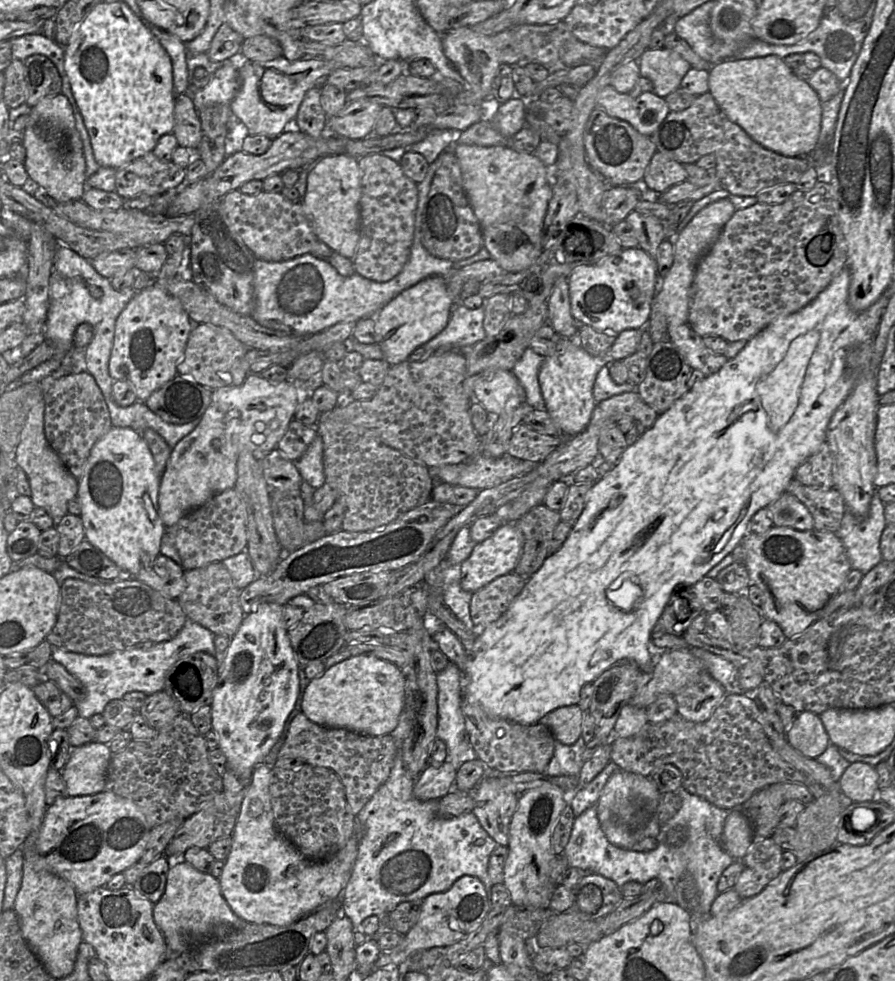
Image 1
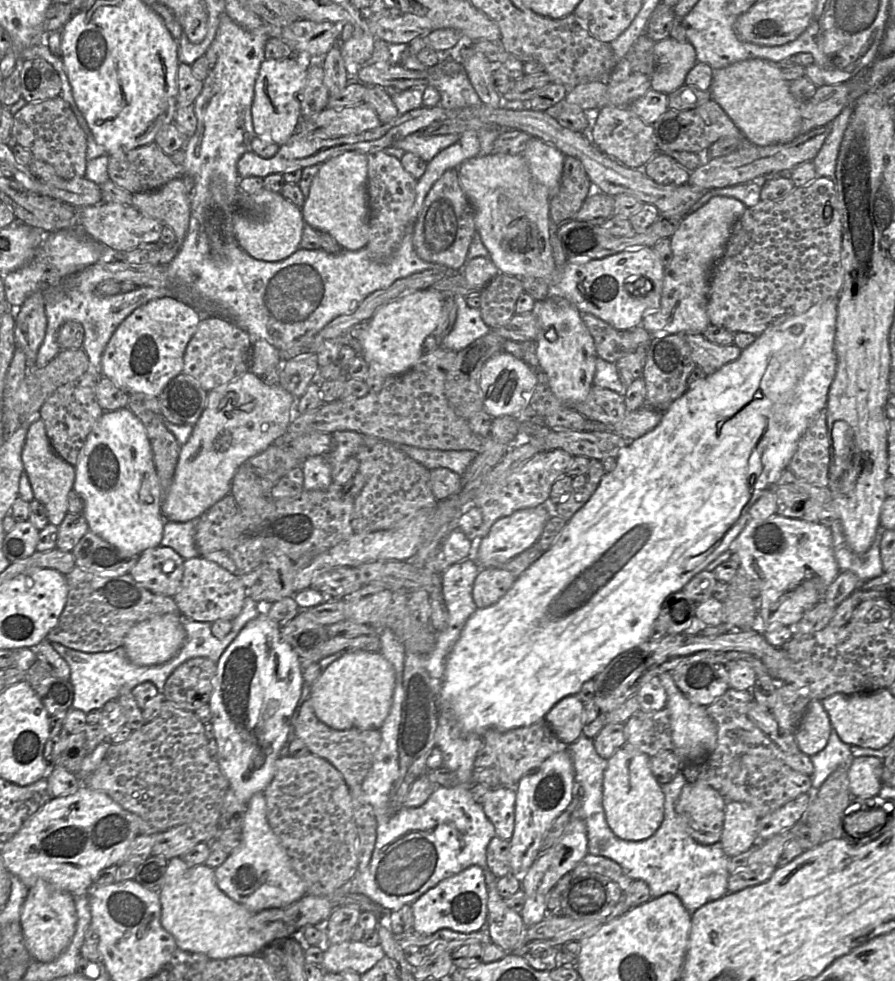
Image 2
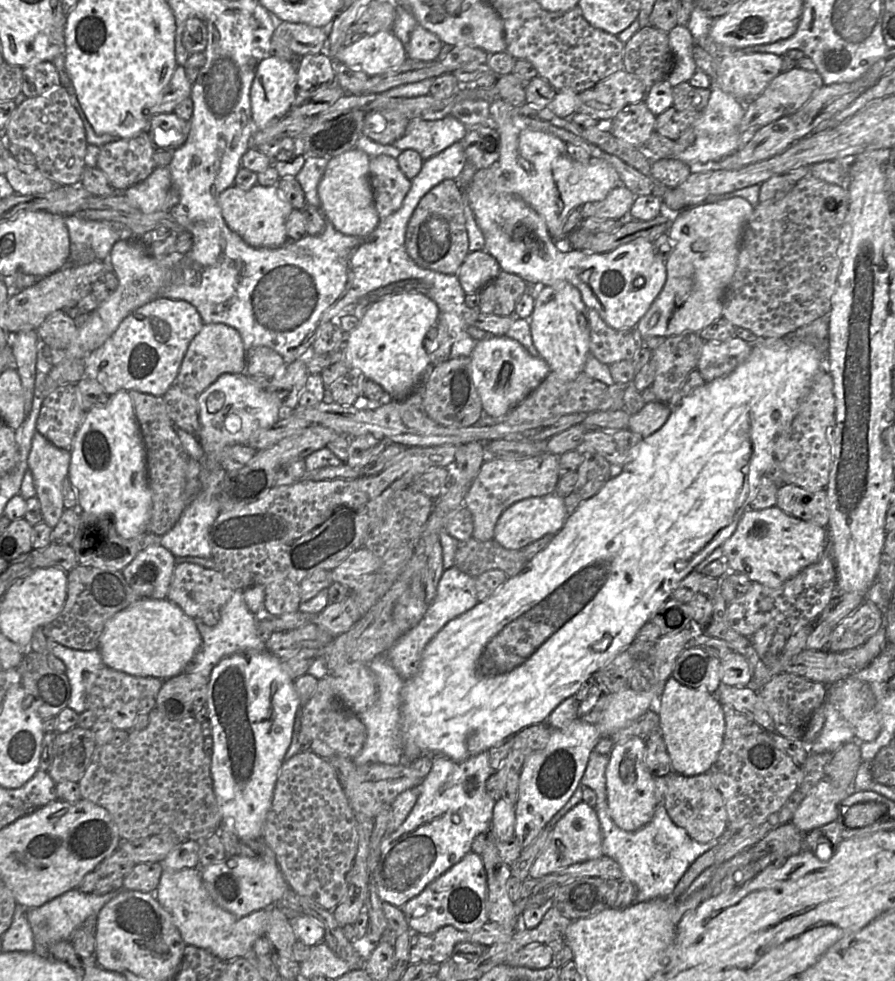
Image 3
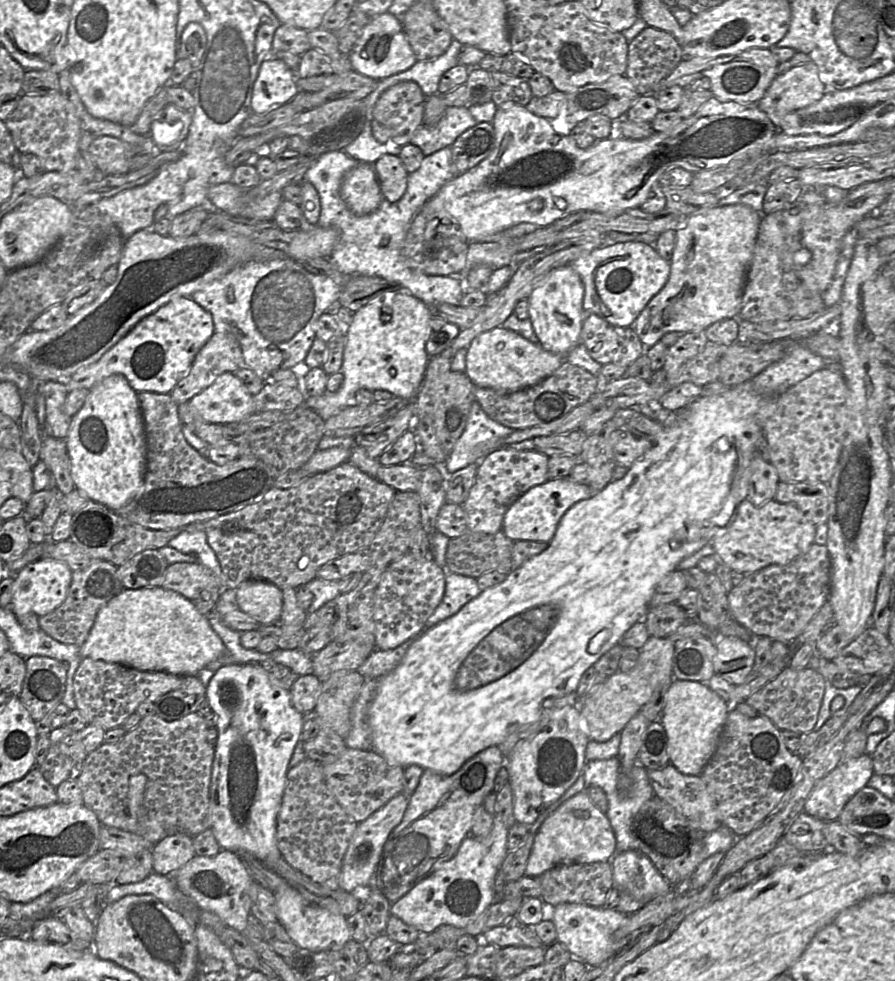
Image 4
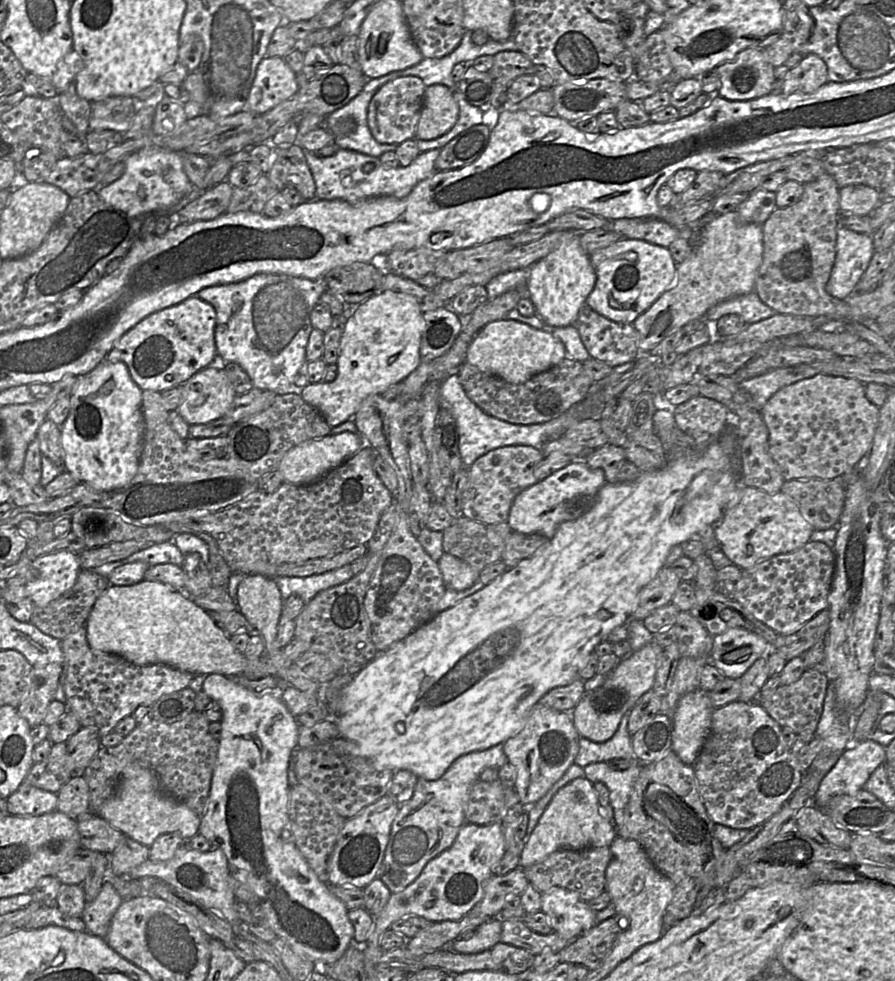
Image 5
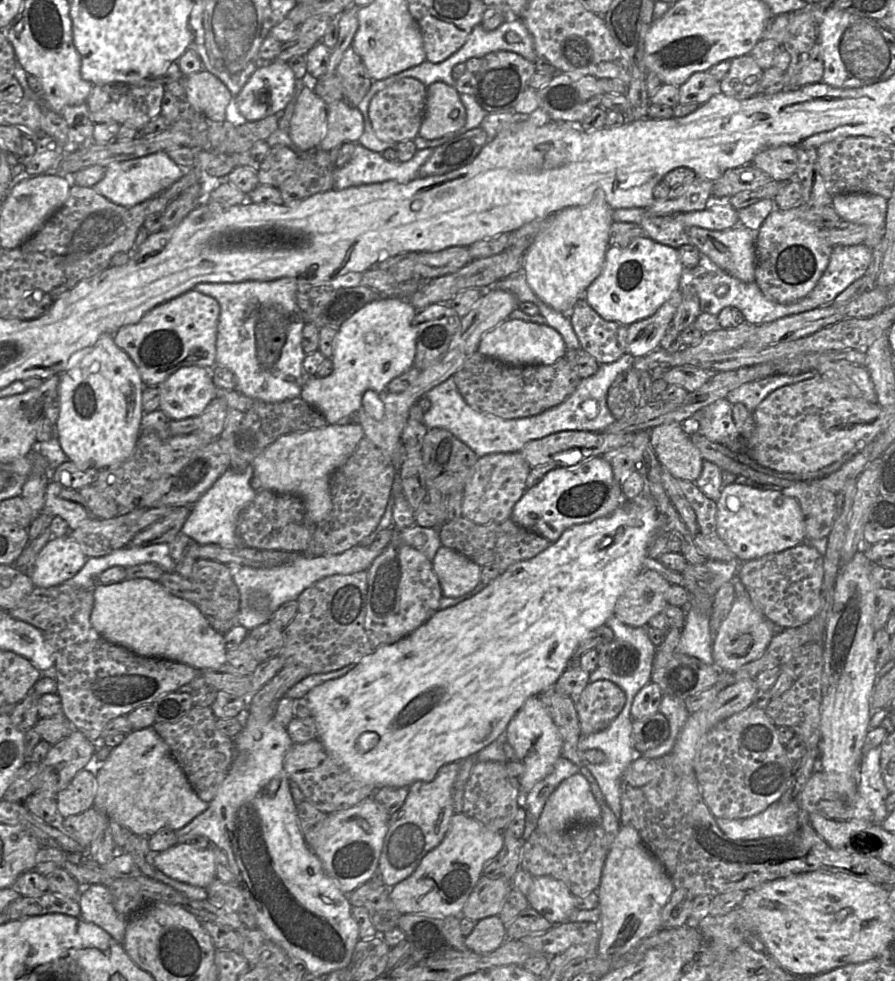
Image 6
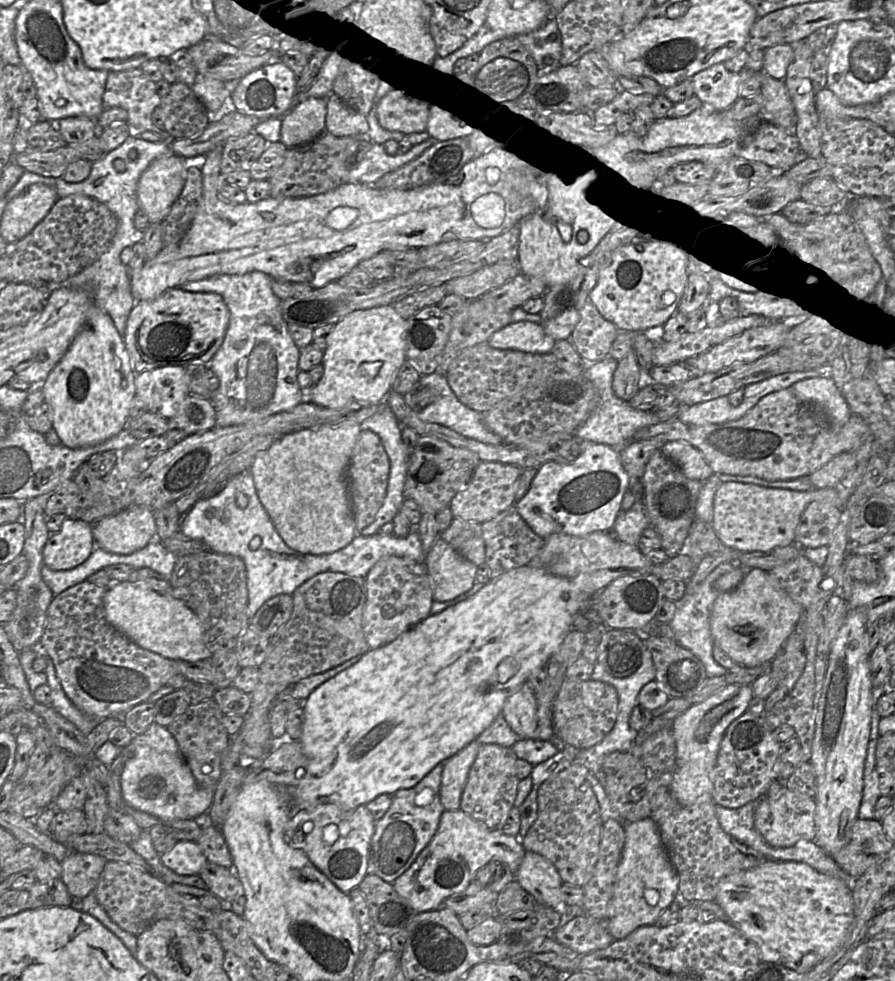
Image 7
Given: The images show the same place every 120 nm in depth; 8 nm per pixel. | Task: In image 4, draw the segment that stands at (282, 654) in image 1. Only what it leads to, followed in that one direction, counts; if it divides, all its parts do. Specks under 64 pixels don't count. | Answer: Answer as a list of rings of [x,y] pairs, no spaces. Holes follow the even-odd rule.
[[[256,663],[248,664],[231,664],[223,666],[215,672],[206,689],[206,698],[209,701],[212,711],[217,715],[218,740],[215,746],[215,754],[212,765],[212,774],[209,791],[210,814],[211,814],[211,830],[220,845],[221,849],[231,851],[233,853],[249,853],[259,861],[275,868],[276,862],[282,858],[282,855],[276,843],[276,818],[282,801],[284,788],[286,785],[286,776],[289,768],[289,761],[300,739],[302,730],[303,714],[299,712],[292,703],[290,690],[285,690],[274,685],[269,677],[267,670]]]

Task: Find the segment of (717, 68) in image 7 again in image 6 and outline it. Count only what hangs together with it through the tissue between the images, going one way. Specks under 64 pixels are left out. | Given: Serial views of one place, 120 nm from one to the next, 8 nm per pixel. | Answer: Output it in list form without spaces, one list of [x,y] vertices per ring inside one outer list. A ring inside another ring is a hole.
[[[708,71],[696,72],[679,87],[679,104],[702,105],[719,93],[721,93],[719,81]]]

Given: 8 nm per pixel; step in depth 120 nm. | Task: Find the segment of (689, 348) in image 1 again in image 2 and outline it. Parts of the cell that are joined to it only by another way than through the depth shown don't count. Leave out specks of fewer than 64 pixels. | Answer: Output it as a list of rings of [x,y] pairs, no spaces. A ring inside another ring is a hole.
[[[700,333],[681,334],[684,335],[690,347],[695,365],[701,368],[706,375],[716,372],[724,365],[737,359],[742,351],[734,344],[720,346],[711,343]]]

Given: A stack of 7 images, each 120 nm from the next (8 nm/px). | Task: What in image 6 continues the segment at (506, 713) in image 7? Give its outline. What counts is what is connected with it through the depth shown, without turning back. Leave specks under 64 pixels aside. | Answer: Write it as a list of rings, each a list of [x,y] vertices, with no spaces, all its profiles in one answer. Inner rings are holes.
[[[537,696],[527,698],[511,719],[504,731],[504,741],[511,745],[518,761],[524,766],[524,775],[519,788],[524,793],[528,793],[536,783],[553,771],[557,760],[562,756],[564,745],[557,726]]]

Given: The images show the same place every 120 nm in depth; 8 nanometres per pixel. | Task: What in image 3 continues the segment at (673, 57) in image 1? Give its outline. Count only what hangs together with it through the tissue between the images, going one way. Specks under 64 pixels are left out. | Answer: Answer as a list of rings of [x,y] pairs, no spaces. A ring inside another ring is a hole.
[[[676,25],[668,32],[669,46],[674,57],[674,66],[667,77],[672,87],[688,82],[697,70],[693,57],[695,40],[687,26]]]

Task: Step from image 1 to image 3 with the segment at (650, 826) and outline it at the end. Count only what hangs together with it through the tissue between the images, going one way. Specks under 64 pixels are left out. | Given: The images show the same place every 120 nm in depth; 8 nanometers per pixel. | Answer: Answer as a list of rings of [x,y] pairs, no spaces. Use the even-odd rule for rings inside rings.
[[[639,736],[615,744],[608,754],[605,779],[609,814],[619,828],[628,832],[647,825],[652,820],[657,806],[654,776],[647,769],[644,756],[645,739]]]

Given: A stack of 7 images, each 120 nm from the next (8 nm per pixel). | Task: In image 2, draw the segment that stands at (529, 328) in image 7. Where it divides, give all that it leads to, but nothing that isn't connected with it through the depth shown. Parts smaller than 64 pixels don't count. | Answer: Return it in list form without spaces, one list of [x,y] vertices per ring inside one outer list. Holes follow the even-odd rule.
[[[502,351],[488,359],[480,373],[479,387],[483,409],[494,419],[502,416],[518,416],[528,405],[537,385],[537,373],[523,360]]]

